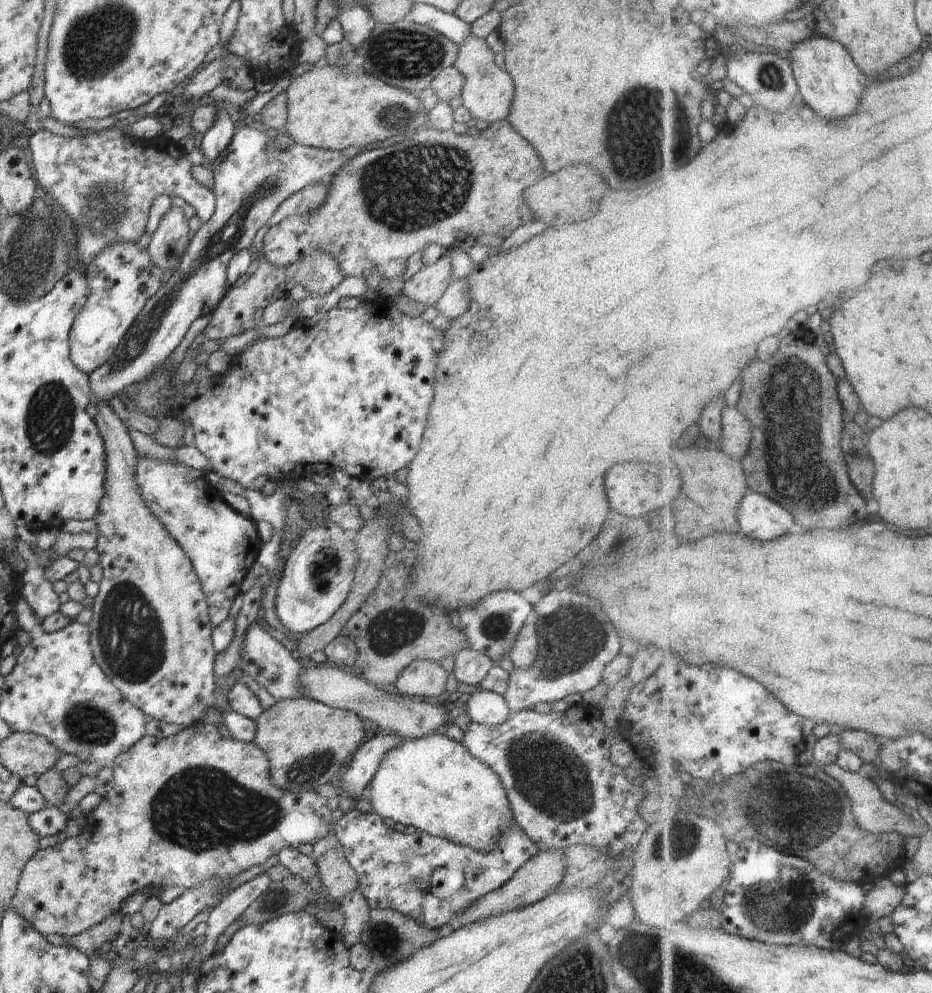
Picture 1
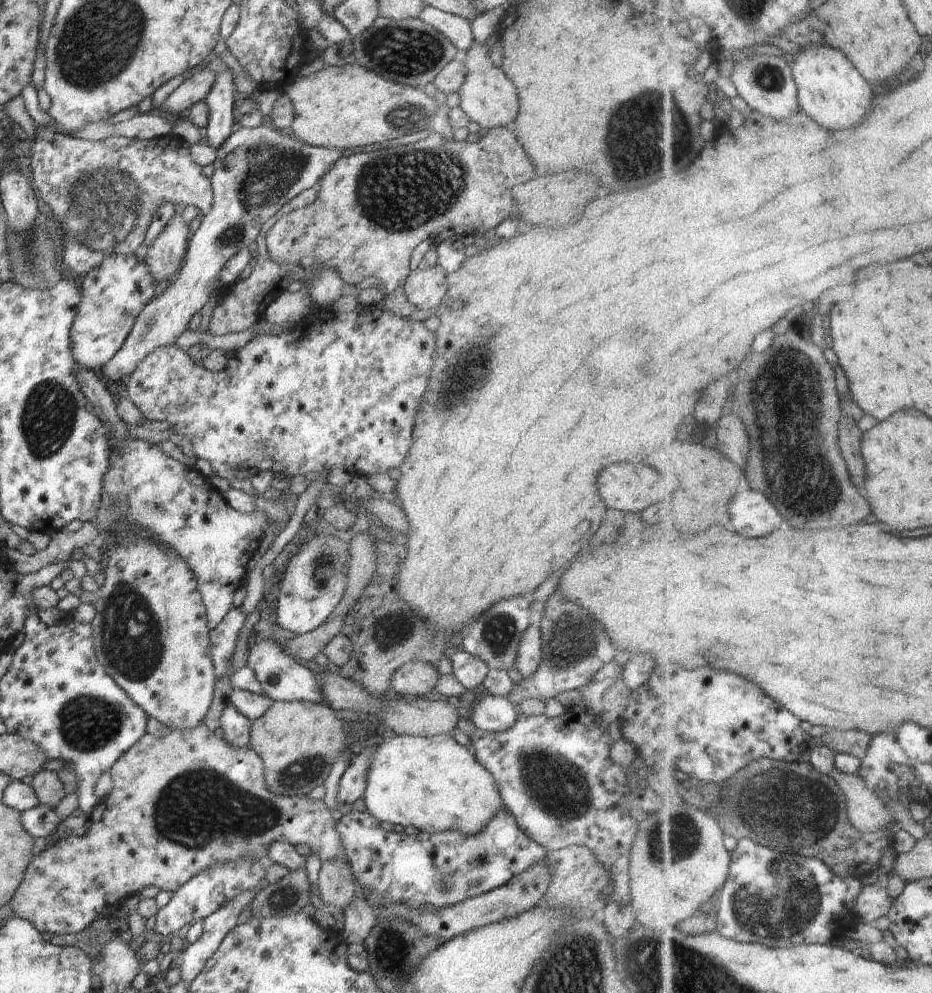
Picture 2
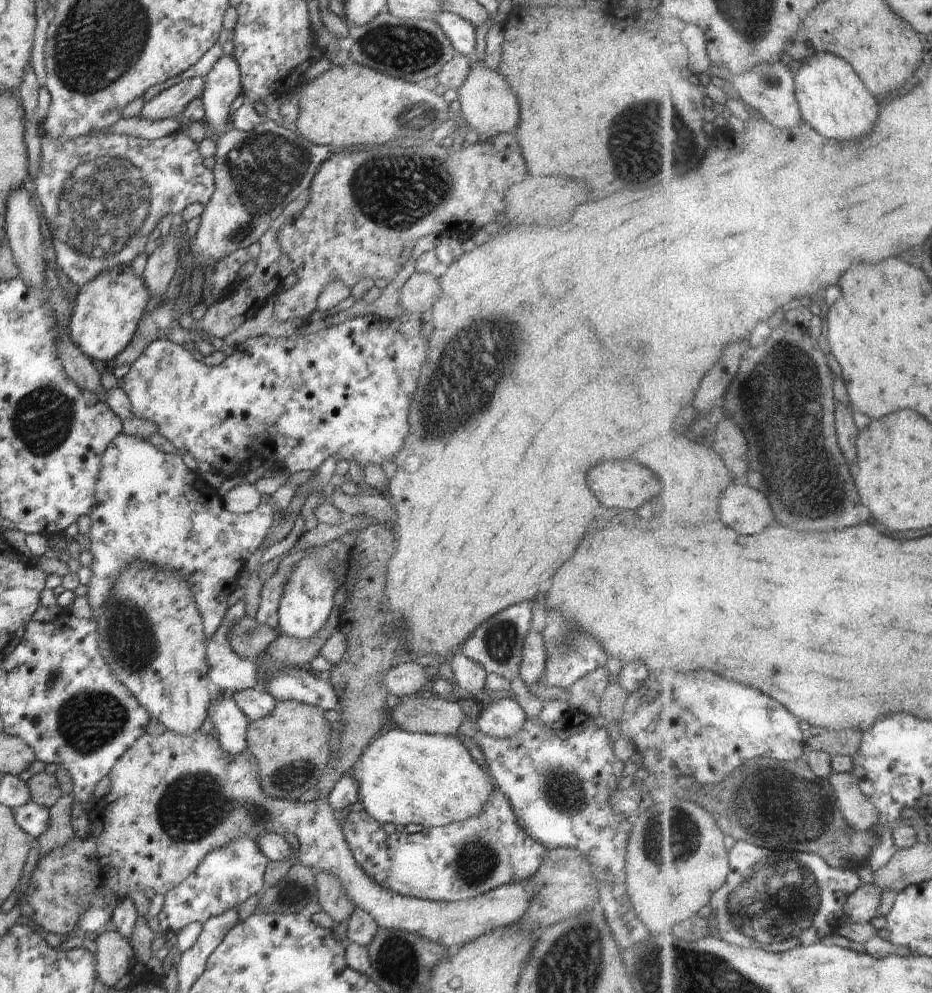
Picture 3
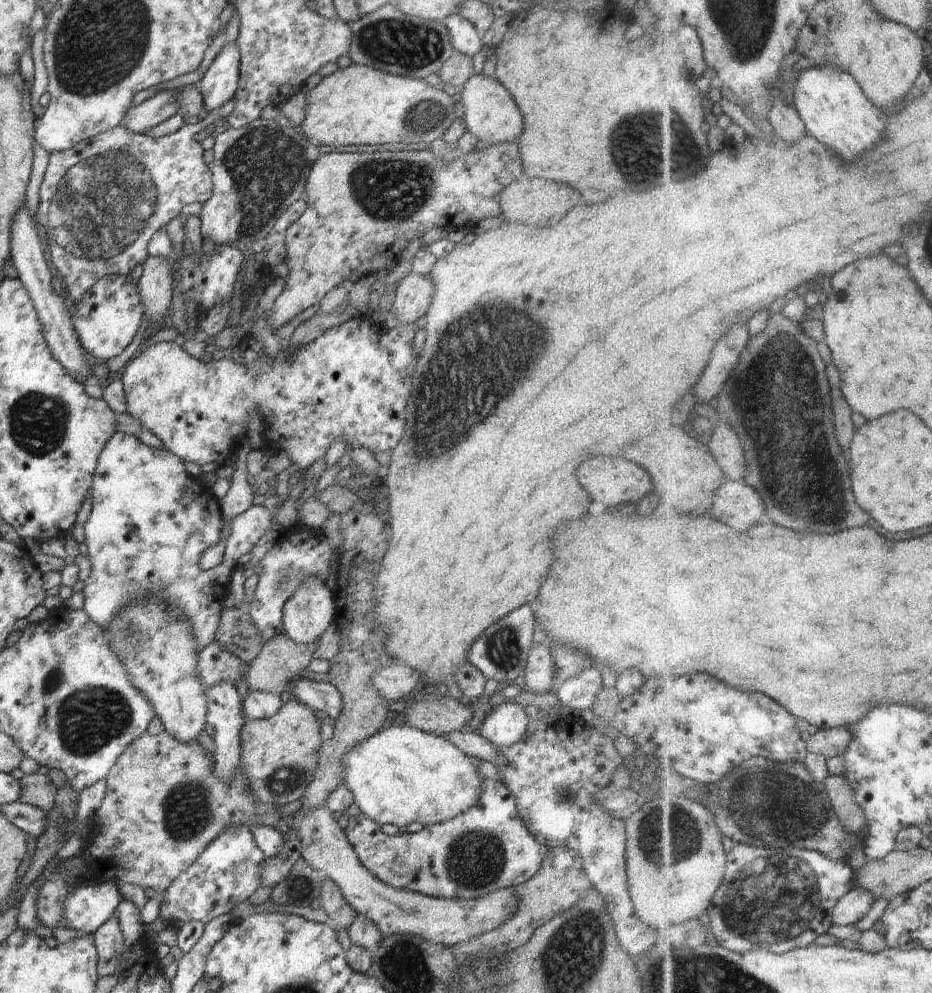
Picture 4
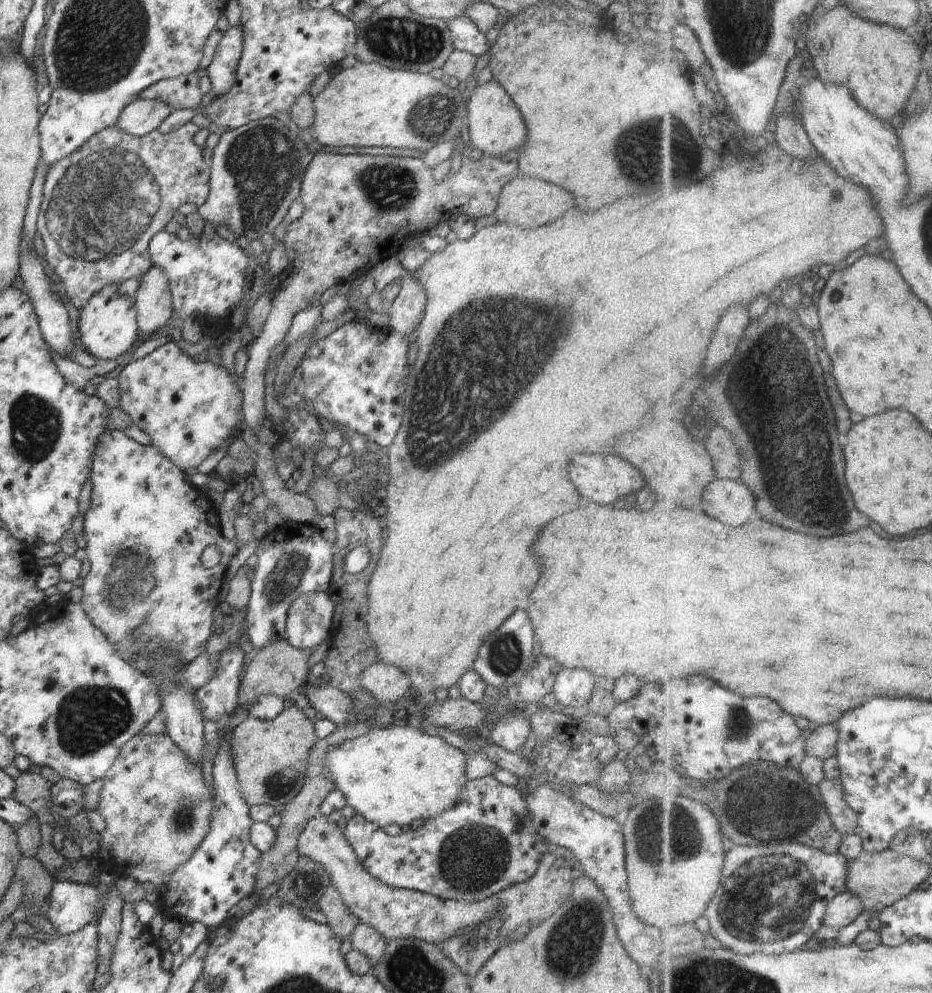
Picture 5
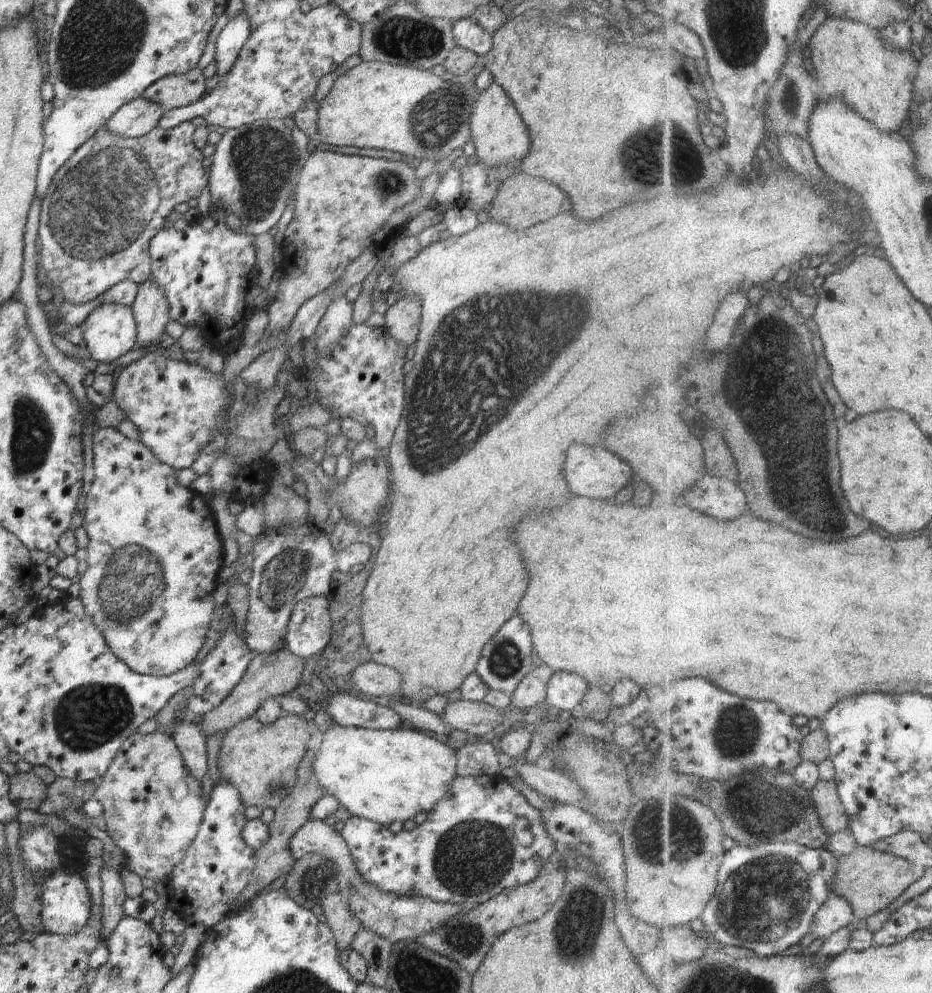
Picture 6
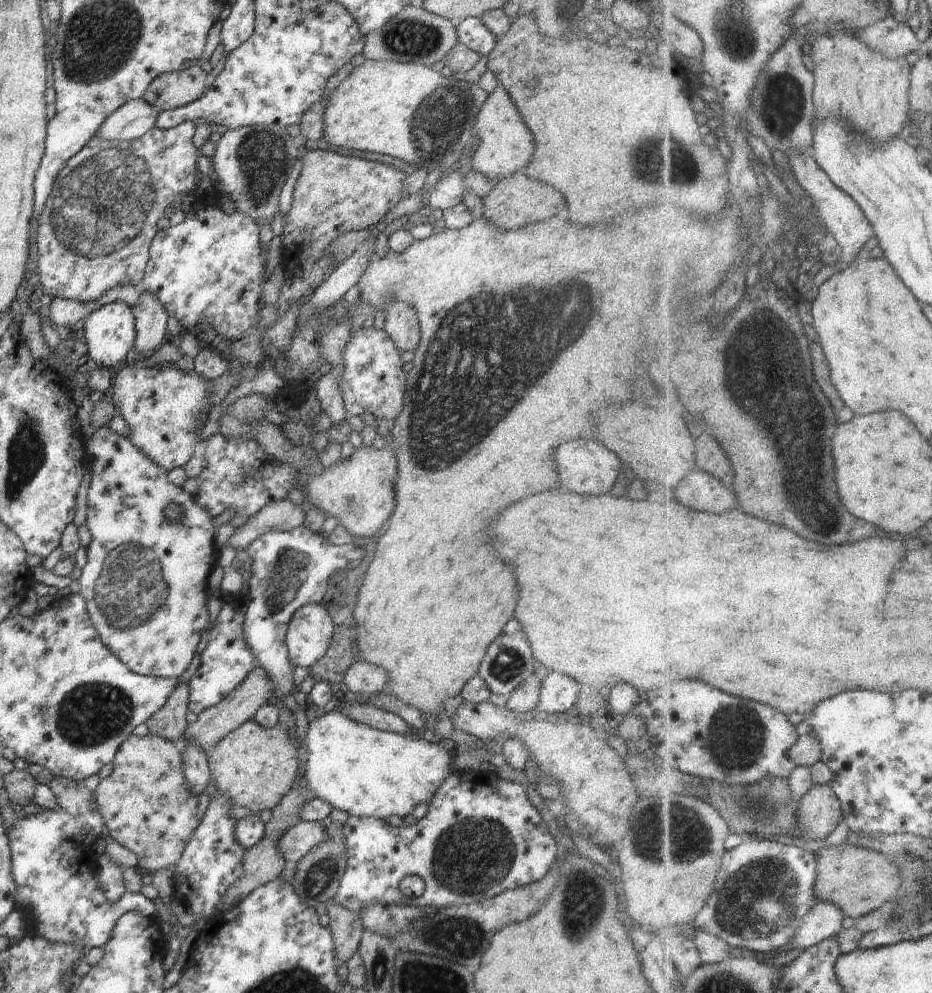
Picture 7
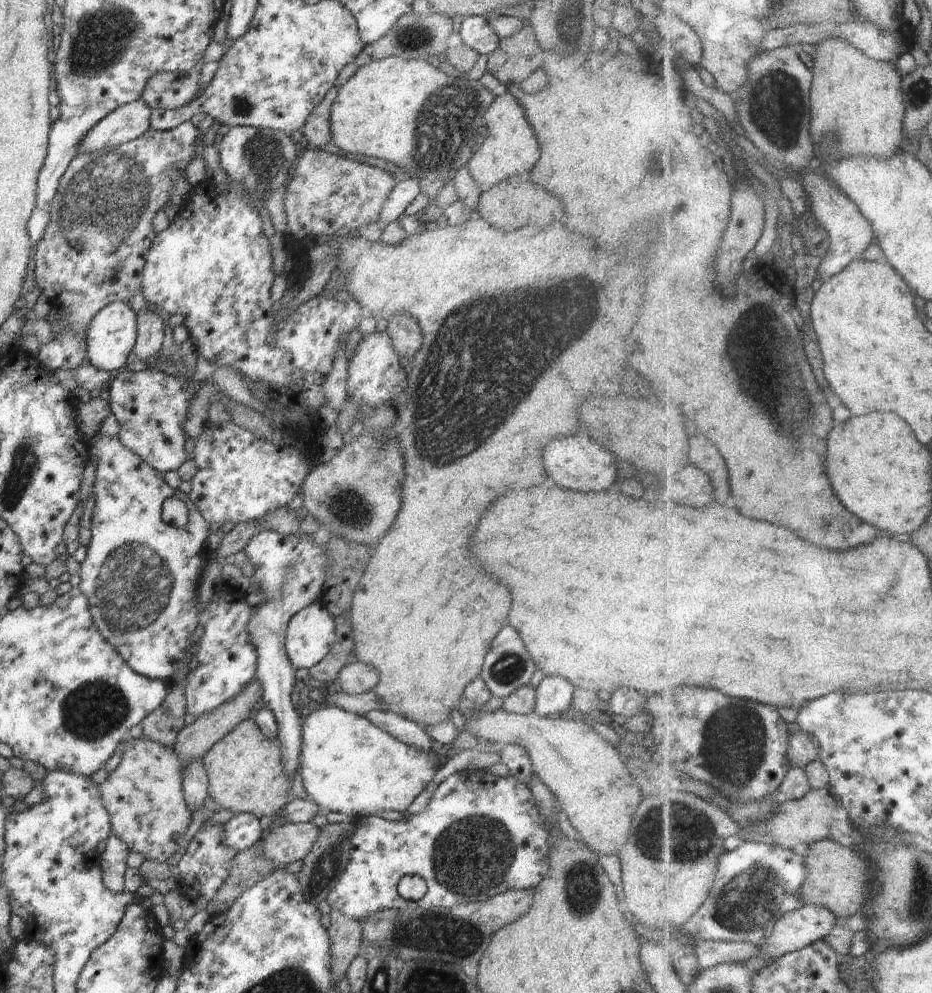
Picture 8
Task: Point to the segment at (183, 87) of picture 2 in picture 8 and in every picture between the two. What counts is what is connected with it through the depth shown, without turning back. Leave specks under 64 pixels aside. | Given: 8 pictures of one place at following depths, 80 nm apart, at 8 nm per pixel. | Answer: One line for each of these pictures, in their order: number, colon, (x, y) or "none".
3: (169, 104)
4: (159, 107)
5: (142, 116)
6: (136, 118)
7: (133, 119)
8: (129, 121)

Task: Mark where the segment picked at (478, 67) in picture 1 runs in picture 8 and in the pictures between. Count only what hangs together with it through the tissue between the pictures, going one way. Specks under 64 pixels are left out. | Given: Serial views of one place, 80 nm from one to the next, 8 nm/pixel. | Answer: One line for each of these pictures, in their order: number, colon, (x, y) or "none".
2: (488, 96)
3: (486, 101)
4: (490, 114)
5: (495, 124)
6: (499, 134)
7: (506, 145)
8: (510, 148)

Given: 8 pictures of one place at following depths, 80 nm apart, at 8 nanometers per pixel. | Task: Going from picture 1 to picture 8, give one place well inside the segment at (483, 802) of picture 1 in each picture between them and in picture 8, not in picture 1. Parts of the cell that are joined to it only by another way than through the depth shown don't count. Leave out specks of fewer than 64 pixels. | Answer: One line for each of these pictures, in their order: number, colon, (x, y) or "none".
2: (432, 783)
3: (403, 777)
4: (402, 775)
5: (395, 774)
6: (383, 775)
7: (366, 772)
8: (349, 765)

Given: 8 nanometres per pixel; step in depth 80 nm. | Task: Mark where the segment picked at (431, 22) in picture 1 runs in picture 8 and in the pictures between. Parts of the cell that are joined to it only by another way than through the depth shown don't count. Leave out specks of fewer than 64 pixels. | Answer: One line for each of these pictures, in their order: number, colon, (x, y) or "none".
2: (458, 30)
3: (462, 35)
4: (465, 37)
5: (466, 36)
6: (468, 34)
7: (471, 32)
8: (475, 31)

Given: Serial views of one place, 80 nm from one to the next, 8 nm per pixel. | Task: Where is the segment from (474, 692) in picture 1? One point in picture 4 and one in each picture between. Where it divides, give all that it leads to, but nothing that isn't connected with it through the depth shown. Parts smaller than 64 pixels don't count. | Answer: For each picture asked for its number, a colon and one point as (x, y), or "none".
2: (494, 714)
3: (501, 718)
4: (508, 722)

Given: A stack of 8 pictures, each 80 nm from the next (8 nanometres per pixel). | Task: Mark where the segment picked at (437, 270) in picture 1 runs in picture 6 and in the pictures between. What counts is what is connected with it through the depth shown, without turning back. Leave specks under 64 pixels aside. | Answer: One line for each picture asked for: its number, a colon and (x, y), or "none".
2: (425, 288)
3: (419, 293)
4: (414, 294)
5: (405, 312)
6: (402, 320)

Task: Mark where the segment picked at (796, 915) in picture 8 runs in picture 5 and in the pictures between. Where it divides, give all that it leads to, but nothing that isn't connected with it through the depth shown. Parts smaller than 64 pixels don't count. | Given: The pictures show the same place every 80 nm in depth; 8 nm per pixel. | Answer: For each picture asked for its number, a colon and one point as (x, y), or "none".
5: (847, 907)
6: (838, 913)
7: (825, 921)

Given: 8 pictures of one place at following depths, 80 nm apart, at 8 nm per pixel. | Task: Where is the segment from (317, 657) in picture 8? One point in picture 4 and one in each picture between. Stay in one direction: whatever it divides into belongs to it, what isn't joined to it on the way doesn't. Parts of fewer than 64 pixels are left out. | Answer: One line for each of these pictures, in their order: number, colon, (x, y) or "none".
4: (309, 611)
5: (309, 619)
6: (309, 629)
7: (309, 633)

